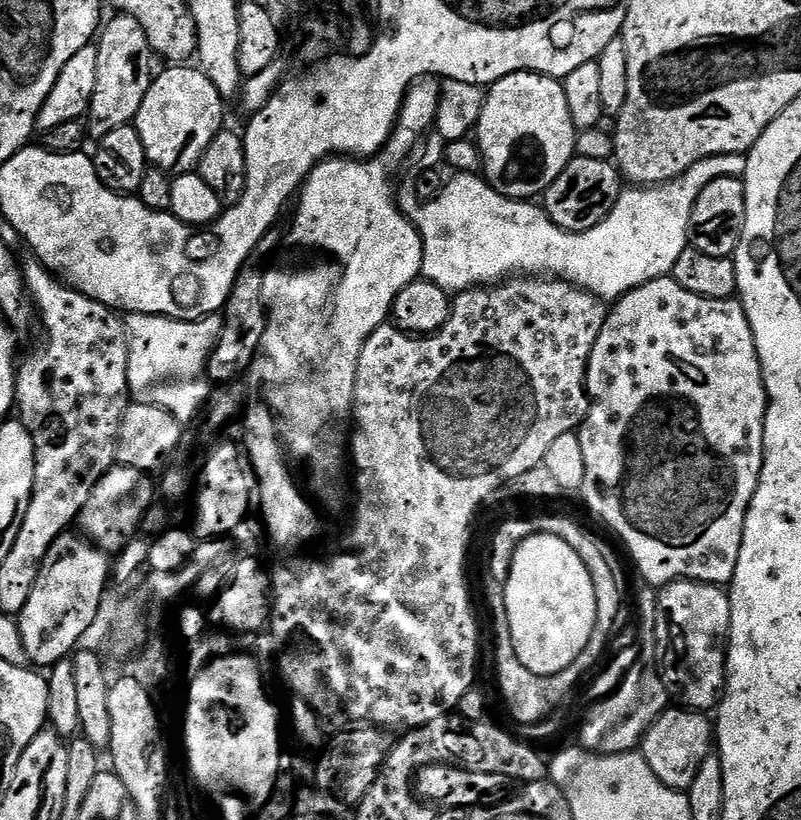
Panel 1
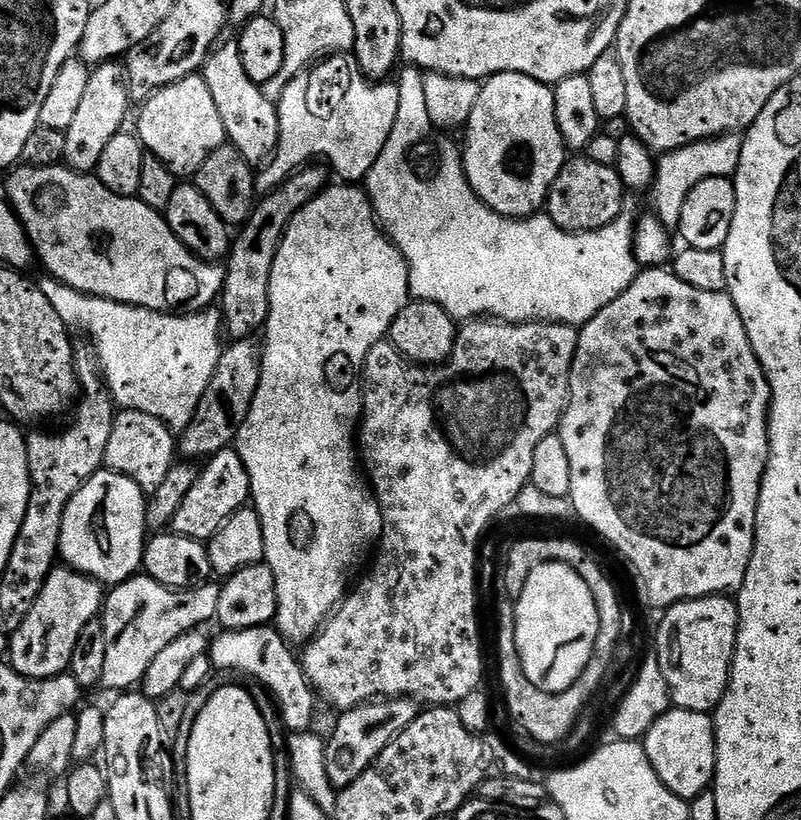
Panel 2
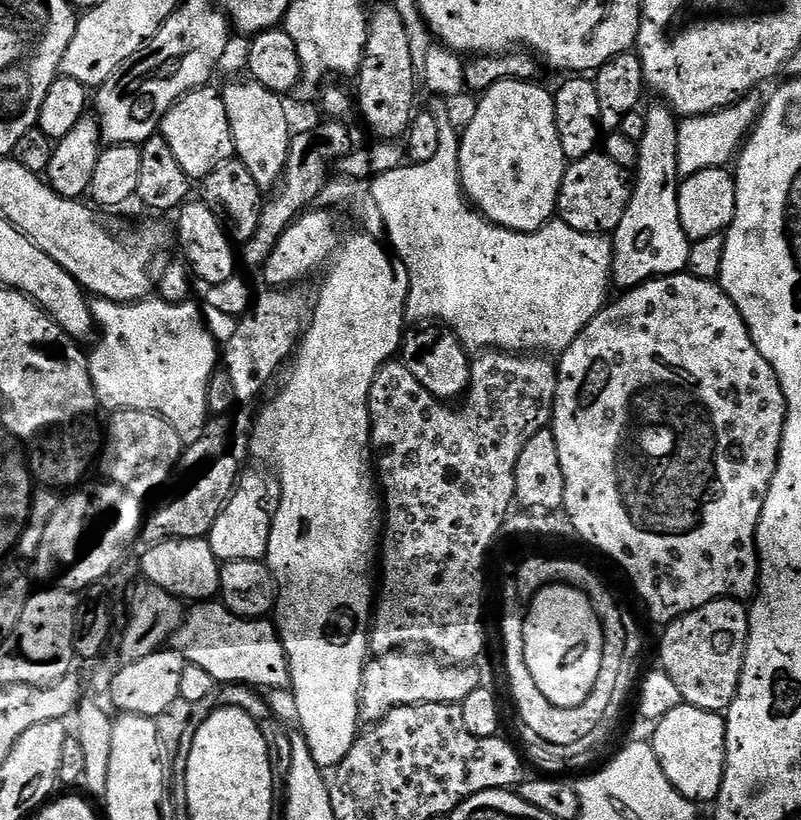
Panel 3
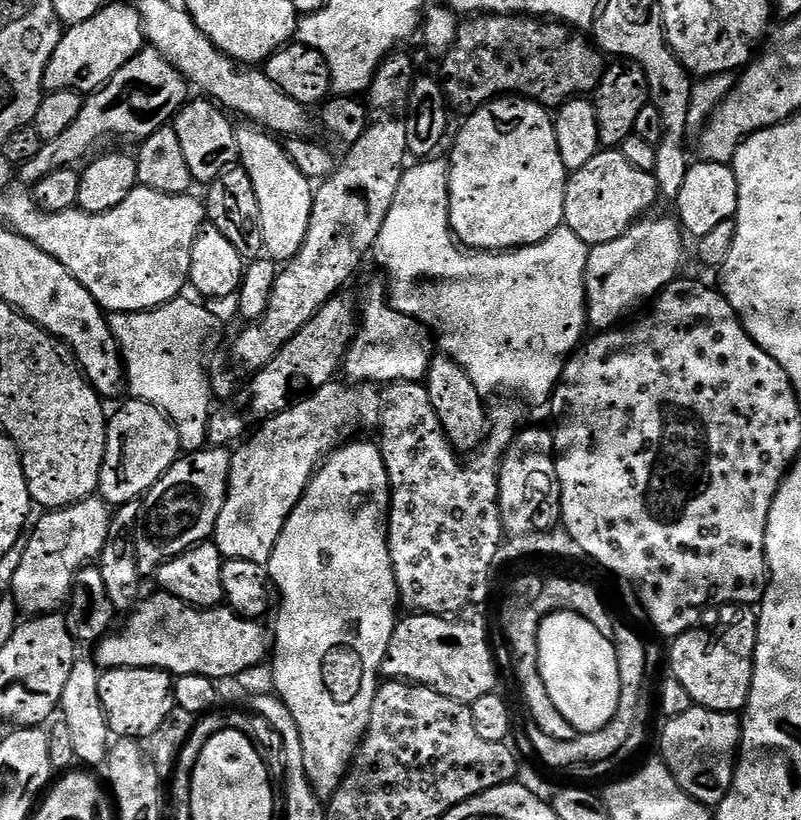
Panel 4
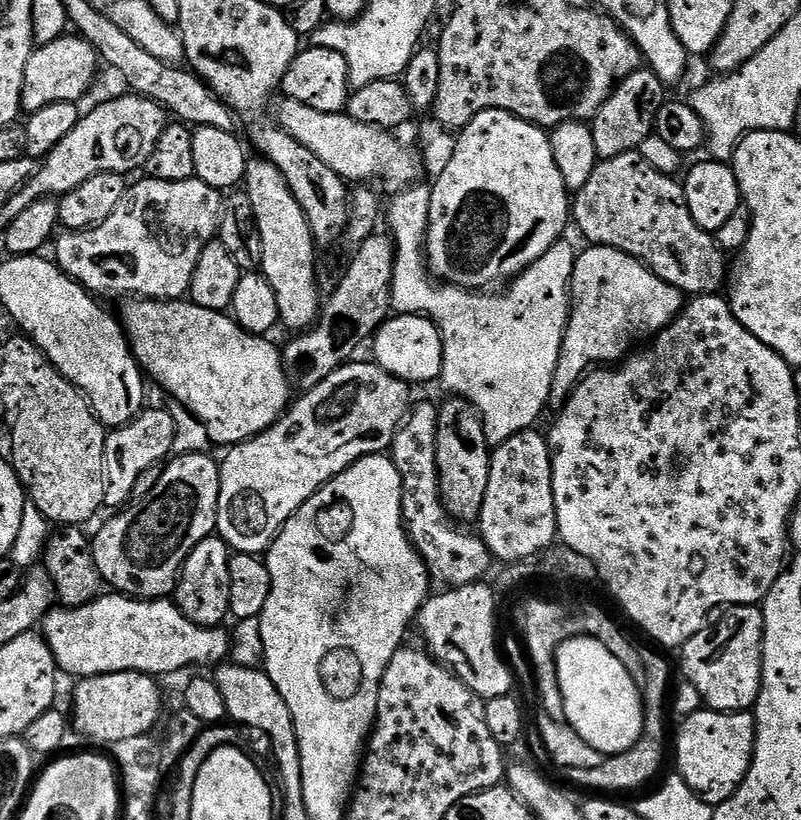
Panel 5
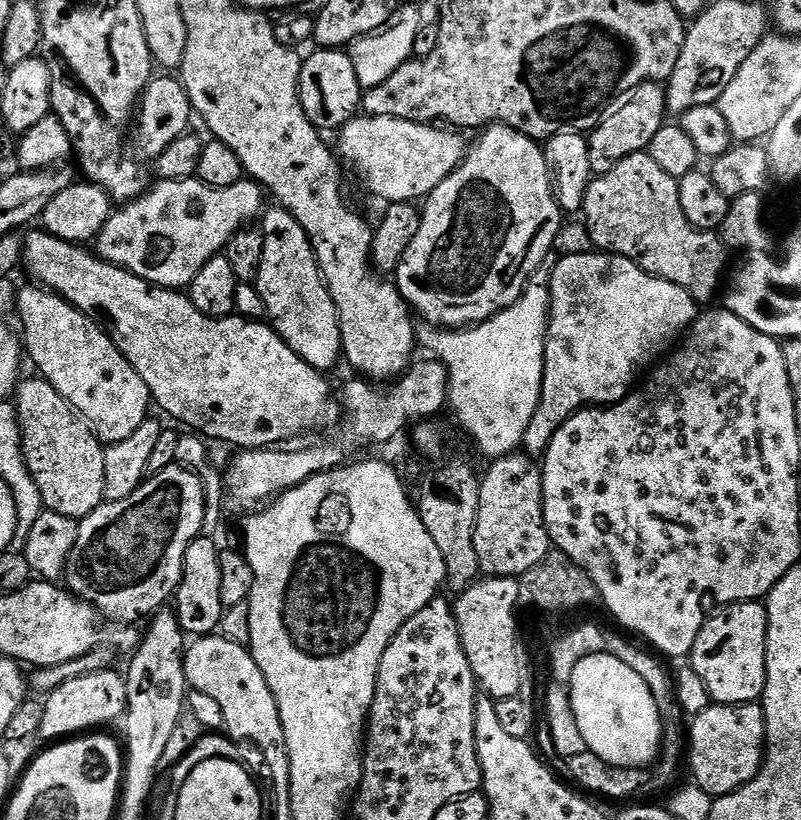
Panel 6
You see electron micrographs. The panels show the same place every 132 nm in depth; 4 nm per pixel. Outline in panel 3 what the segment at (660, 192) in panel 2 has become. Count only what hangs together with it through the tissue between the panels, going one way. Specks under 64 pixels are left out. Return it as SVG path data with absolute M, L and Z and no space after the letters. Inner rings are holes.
M763 91L749 92L729 108L718 112L707 112L705 116L689 116L679 121L678 130L678 170L681 177L698 174L698 170L723 168L733 163L746 137L759 121L764 111L766 96Z

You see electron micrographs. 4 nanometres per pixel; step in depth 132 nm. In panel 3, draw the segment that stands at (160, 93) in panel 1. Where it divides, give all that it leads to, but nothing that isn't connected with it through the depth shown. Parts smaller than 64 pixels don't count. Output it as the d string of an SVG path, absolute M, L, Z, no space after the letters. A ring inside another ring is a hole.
M212 86L195 88L181 98L164 116L160 123L159 135L170 142L174 158L182 165L182 170L191 176L193 181L203 181L218 166L233 159L236 154L234 138L230 134L230 118L226 114L223 95Z

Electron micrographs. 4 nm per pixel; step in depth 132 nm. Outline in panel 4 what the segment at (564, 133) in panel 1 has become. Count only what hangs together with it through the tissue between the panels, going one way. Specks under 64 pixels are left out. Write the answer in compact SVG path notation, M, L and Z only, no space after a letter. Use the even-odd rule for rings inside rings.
M510 96L491 100L489 104L483 104L475 112L467 117L468 120L460 128L456 141L452 144L452 156L448 165L448 217L452 234L463 247L478 252L506 252L513 248L525 248L531 244L542 242L554 230L558 230L564 224L564 195L570 175L567 168L562 166L562 156L558 154L558 140L556 138L556 126L554 116L543 104L536 104L533 100L525 100L522 96Z

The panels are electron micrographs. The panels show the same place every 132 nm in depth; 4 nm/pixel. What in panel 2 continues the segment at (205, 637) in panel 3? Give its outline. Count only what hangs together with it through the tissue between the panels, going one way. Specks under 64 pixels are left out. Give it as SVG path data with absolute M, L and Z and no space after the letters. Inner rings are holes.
M272 626L243 628L237 632L224 630L219 634L221 636L217 640L215 637L210 644L213 669L232 674L237 668L238 671L245 672L245 677L262 682L276 699L289 733L309 731L313 727L312 715L316 712L318 697L312 691L312 685L308 683L297 653L292 653L293 645Z

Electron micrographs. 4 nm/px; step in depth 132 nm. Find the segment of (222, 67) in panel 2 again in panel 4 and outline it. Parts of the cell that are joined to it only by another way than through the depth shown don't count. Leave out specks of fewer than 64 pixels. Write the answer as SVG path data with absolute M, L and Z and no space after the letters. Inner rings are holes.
M259 126L244 127L248 128L236 128L236 141L240 147L238 164L246 170L246 174L250 174L250 182L254 182L254 198L258 198L264 252L276 262L287 262L296 257L298 250L302 250L302 242L306 242L314 184L294 166L283 143L273 133Z

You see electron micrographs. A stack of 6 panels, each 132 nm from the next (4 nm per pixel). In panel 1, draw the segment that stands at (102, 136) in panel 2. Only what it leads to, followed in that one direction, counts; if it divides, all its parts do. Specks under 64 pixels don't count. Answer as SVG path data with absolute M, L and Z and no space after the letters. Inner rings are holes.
M116 14L112 21L105 23L95 41L98 50L98 78L94 82L94 94L87 110L92 116L86 124L89 137L99 138L110 134L118 126L126 126L135 121L138 110L142 106L142 98L146 98L146 90L150 90L154 79L152 60L154 53L146 38L146 30L133 16Z

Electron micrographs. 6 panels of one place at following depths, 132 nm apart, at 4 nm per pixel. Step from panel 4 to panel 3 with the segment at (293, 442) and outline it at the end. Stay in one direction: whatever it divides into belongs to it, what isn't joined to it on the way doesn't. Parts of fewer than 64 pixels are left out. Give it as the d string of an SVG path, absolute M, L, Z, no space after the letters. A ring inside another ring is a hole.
M245 471L236 491L221 510L214 526L208 531L207 541L221 562L229 560L264 560L268 555L273 509L268 508L268 484L256 472Z

